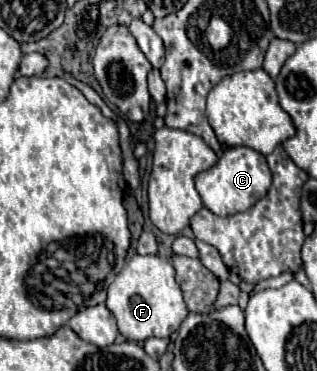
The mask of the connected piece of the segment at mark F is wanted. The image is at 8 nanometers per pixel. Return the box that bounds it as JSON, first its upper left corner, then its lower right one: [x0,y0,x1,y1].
[106,254,188,342]

